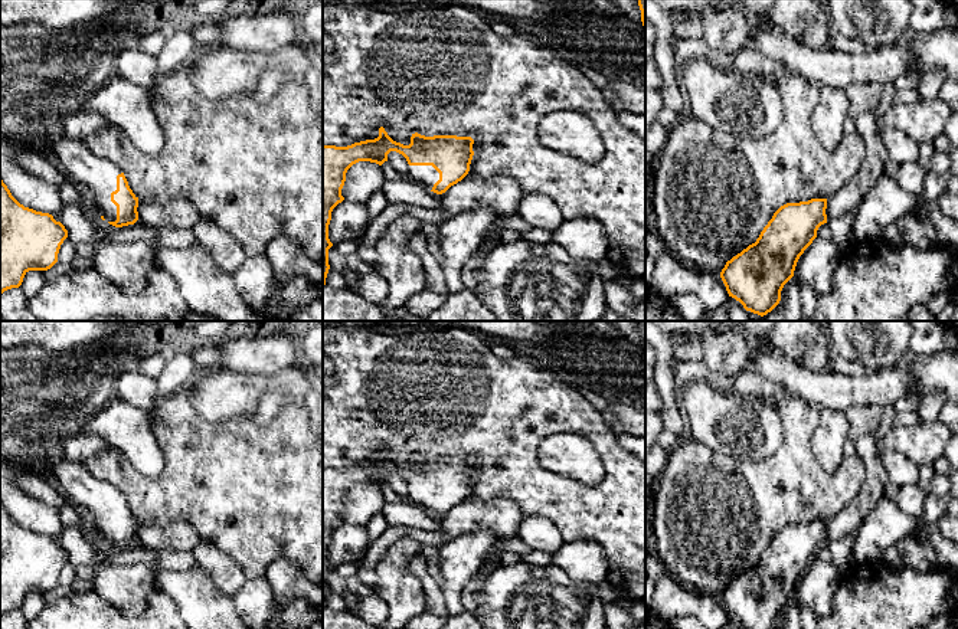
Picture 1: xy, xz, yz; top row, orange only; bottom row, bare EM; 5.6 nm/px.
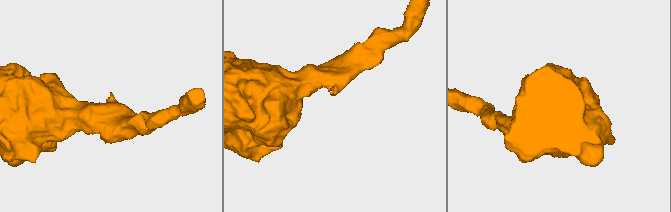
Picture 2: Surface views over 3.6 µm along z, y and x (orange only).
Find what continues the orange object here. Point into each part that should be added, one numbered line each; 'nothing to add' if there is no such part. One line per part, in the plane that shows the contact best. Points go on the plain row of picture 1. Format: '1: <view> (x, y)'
1: xy (95, 498)

